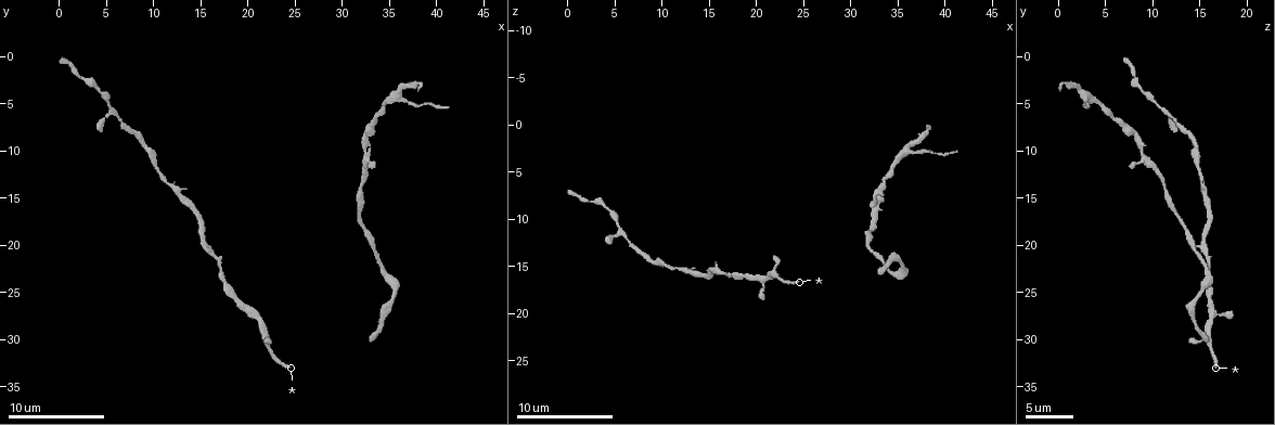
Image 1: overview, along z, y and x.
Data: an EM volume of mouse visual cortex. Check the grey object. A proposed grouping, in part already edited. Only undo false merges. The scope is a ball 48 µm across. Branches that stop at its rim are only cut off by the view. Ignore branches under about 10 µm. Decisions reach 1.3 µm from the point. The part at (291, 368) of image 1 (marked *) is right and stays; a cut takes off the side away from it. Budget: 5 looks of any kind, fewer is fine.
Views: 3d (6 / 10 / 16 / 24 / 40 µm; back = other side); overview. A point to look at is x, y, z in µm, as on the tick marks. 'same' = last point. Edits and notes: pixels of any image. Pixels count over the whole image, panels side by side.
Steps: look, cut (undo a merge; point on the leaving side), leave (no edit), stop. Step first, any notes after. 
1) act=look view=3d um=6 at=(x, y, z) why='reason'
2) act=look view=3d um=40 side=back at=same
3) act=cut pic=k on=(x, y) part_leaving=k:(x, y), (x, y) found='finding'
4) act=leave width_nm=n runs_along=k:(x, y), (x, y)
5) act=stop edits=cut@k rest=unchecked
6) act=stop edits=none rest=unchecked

act=look view=3d um=10 at=(34.0, 22.2, 15.6) why='calibre changes'

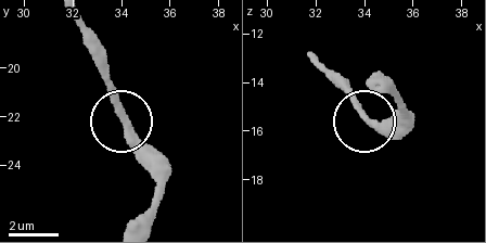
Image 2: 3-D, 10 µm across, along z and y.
act=leave found='all the same neuron'

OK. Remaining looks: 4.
act=look view=3d um=6 at=(35.6, 4.8, 3.2) why='three arms meet'

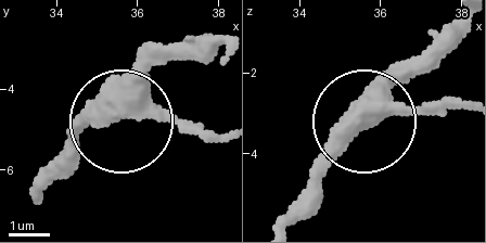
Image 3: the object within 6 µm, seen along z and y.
act=leave width_nm=430 found='continuous, no second neuron'

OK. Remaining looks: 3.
act=look view=3d um=10 at=(32.6, 10.0, 8.6) why='a narrow waist'

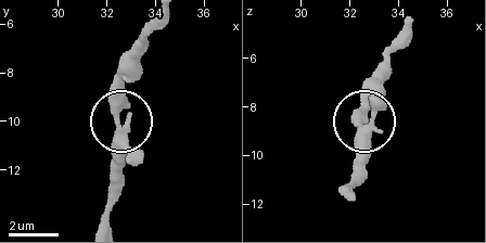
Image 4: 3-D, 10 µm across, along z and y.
act=leave runs_along=4:(349, 196), (362, 101) found='all the same neuron'

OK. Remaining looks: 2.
act=stop edits=none rest=unchecked

